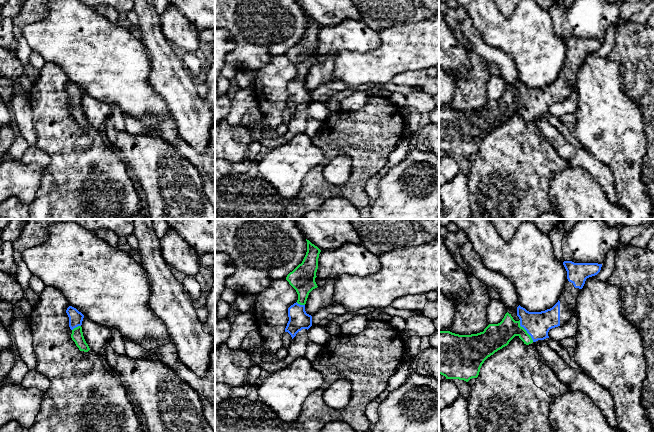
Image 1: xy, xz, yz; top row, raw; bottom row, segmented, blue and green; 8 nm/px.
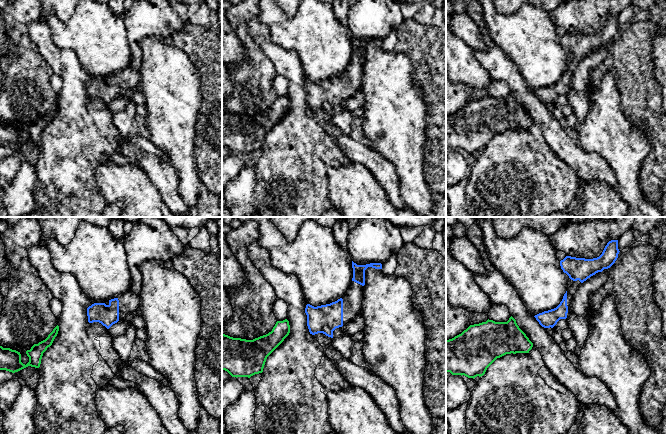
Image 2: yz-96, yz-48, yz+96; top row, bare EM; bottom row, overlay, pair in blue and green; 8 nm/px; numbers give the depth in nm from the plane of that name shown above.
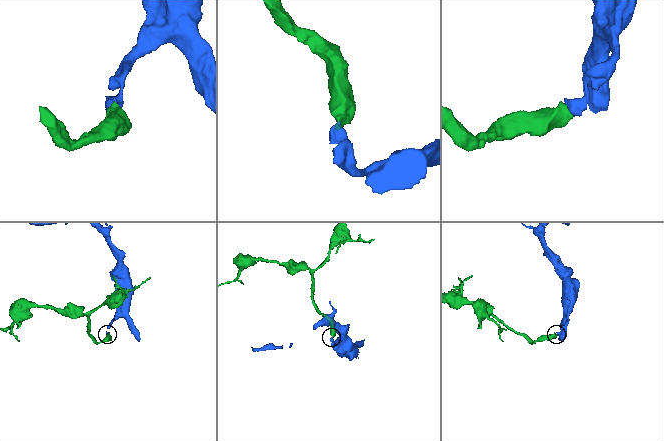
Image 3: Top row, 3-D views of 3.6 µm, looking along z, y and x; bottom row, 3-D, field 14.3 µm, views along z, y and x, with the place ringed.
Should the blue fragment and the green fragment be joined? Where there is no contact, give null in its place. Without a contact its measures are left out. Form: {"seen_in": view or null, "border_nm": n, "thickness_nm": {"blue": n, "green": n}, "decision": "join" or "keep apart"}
{"seen_in": "yz", "border_nm": 200, "thickness_nm": {"blue": 200, "green": 200}, "decision": "join"}

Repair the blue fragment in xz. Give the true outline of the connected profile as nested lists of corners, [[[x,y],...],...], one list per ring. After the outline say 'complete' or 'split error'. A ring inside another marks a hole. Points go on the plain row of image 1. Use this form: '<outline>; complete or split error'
[[[307,16],[307,28],[301,40],[290,48],[286,56],[296,66],[298,76],[288,84],[289,97],[285,104],[292,115],[302,105],[309,105],[312,102],[312,92],[305,87],[305,80],[309,69],[317,64],[315,58],[318,45],[318,34],[321,26]]]; split error

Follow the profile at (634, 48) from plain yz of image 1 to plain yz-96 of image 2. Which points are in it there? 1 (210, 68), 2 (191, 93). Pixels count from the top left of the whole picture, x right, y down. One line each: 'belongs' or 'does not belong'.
1: belongs
2: does not belong

